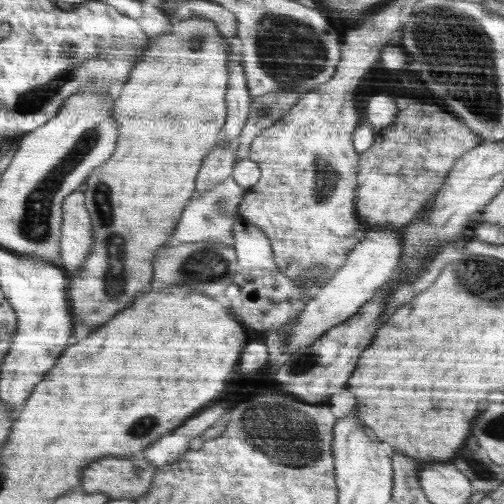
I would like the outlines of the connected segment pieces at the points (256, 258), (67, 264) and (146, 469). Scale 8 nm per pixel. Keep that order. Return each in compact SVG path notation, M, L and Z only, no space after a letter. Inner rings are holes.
M239 216L234 222L234 250L237 261L244 269L268 269L276 271L270 242L264 230L258 230Z
M80 189L66 198L64 210L66 226L63 226L63 234L66 234L66 244L62 248L63 259L59 265L72 272L78 270L90 254L94 244L94 226L86 208L86 194Z
M138 453L133 457L119 457L108 455L84 469L84 492L97 496L99 493L108 493L113 499L132 498L139 500L150 491L160 467L152 464L145 453Z

